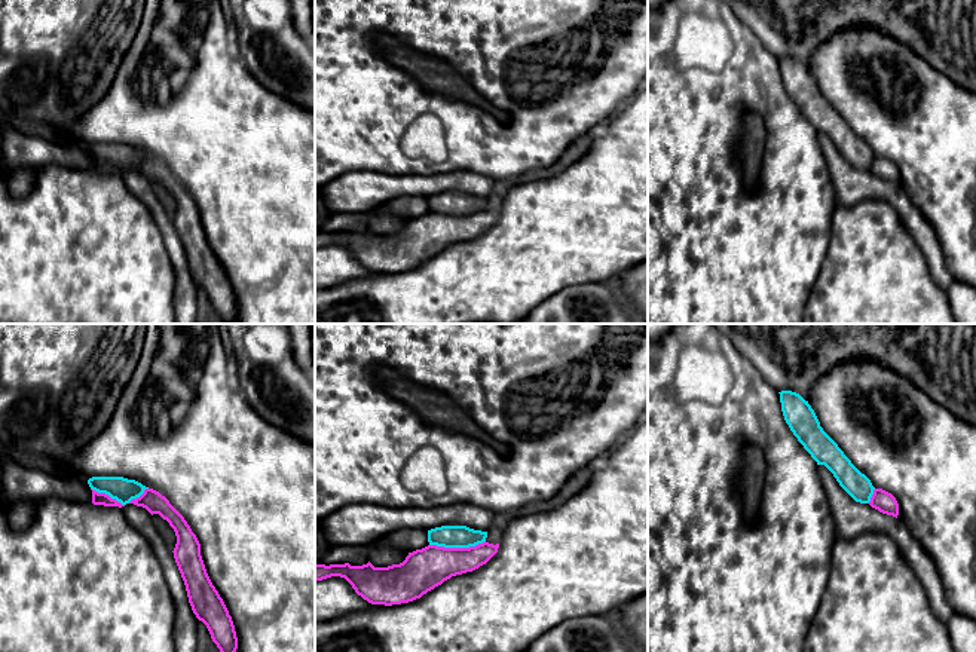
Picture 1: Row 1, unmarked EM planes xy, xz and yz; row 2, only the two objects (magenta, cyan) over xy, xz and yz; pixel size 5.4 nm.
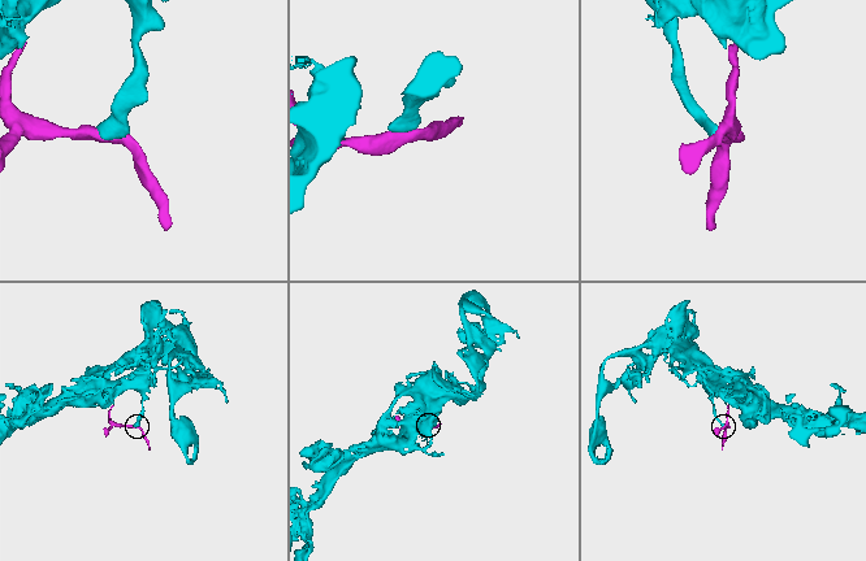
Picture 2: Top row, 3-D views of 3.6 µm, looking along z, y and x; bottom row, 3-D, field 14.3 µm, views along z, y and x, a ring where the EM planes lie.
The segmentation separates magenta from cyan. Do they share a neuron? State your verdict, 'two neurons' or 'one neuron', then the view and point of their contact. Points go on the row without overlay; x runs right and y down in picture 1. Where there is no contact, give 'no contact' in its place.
one neuron | xz (456, 216)

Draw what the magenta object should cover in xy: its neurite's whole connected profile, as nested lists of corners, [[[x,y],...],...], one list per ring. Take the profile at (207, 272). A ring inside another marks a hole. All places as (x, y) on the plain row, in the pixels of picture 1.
[[[92,144],[88,147],[92,171],[125,174],[134,171],[152,183],[159,181],[169,190],[177,203],[174,226],[186,252],[193,281],[202,288],[223,324],[232,324],[238,316],[238,304],[229,278],[212,252],[202,223],[201,211],[184,184],[159,159],[123,144]]]

